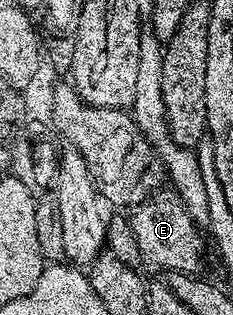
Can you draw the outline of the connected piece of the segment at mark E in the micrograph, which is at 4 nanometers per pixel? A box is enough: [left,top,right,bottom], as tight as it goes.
[130,194,205,274]

